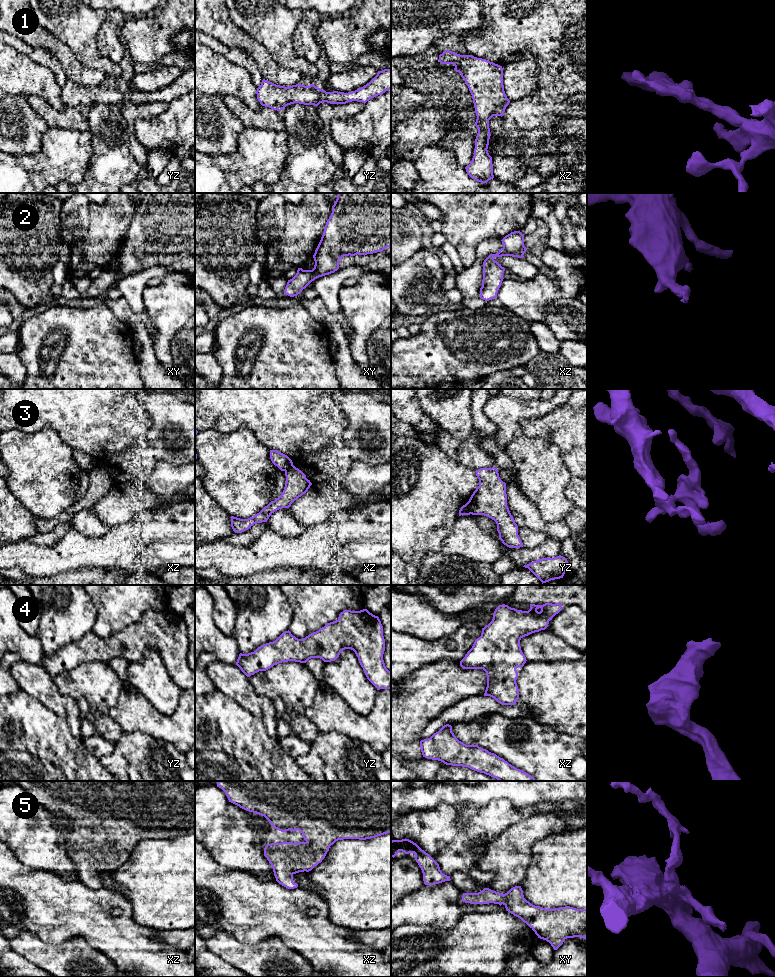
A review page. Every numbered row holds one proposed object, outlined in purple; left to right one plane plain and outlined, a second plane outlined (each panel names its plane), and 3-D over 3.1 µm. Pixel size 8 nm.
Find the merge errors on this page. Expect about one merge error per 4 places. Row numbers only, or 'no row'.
3

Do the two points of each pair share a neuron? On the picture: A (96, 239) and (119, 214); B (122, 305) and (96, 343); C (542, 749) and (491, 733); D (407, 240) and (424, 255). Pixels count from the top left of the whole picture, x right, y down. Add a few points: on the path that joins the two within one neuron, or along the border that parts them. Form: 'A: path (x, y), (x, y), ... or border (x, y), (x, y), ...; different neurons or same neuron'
A: path (102, 233), (113, 220); same neuron
B: border (103, 302), (120, 320), (129, 325); different neurons
C: path (529, 751), (525, 755), (521, 755), (504, 744); same neuron
D: border (423, 247), (401, 263); different neurons

